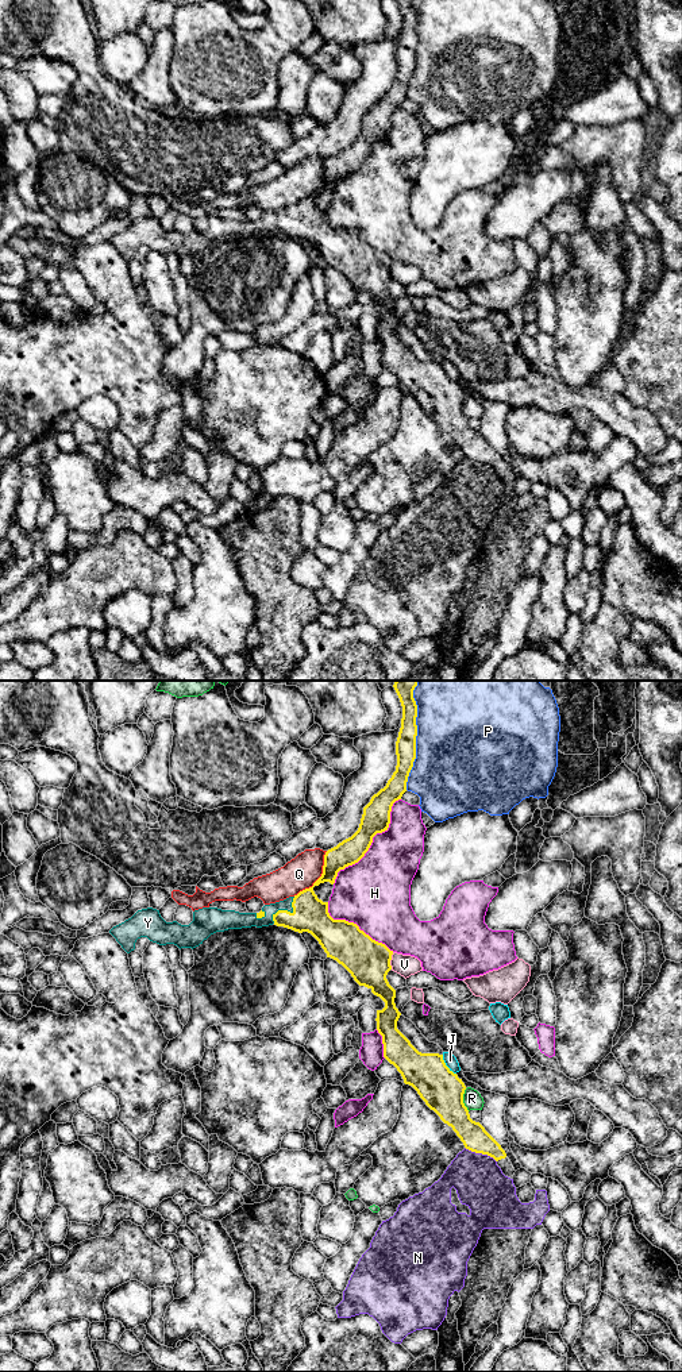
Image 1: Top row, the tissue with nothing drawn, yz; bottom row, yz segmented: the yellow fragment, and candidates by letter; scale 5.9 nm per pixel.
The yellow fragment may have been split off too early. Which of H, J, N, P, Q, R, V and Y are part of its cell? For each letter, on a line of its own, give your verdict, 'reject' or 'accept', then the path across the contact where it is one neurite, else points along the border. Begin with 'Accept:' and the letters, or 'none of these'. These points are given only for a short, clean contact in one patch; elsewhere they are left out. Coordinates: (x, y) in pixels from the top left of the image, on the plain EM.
Accept: Y
H: reject
J: reject; border yz (442, 363), (442, 367), (455, 382)
N: reject
P: reject
Q: reject
R: reject
V: reject
Y: accept

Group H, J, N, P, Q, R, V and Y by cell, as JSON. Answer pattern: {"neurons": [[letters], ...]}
{"neurons": [["H"], ["J"], ["N"], ["P"], ["Q"], ["R"], ["V"], ["Y"]]}

